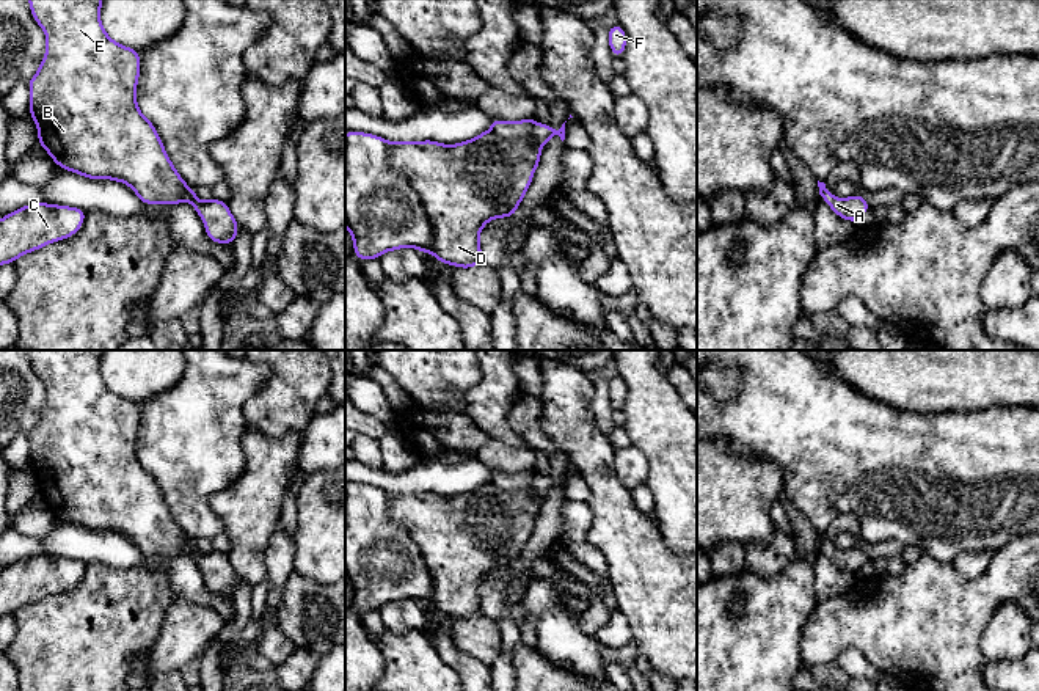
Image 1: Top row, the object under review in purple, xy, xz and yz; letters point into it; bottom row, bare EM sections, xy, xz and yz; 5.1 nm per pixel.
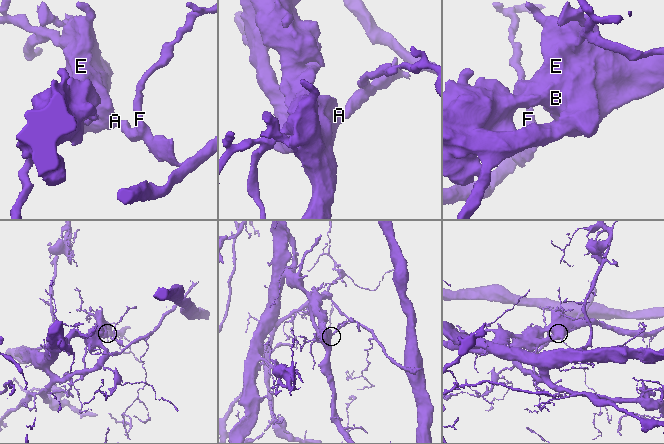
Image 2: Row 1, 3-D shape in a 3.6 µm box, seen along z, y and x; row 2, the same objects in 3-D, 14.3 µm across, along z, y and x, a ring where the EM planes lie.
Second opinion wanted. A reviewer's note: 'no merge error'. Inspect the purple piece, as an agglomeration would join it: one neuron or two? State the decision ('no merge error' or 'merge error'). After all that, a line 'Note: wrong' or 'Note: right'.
merge error
Note: wrong

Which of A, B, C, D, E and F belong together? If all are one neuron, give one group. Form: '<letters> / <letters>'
A C D F / B E

